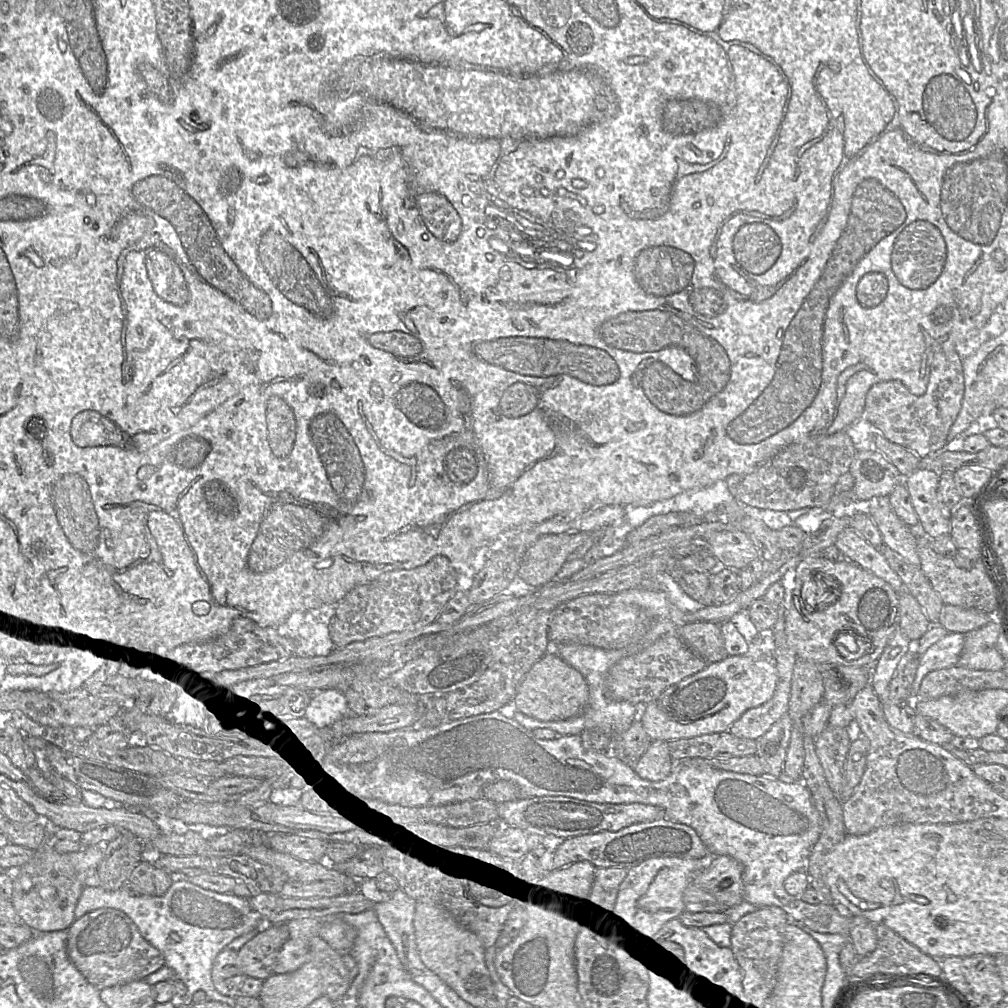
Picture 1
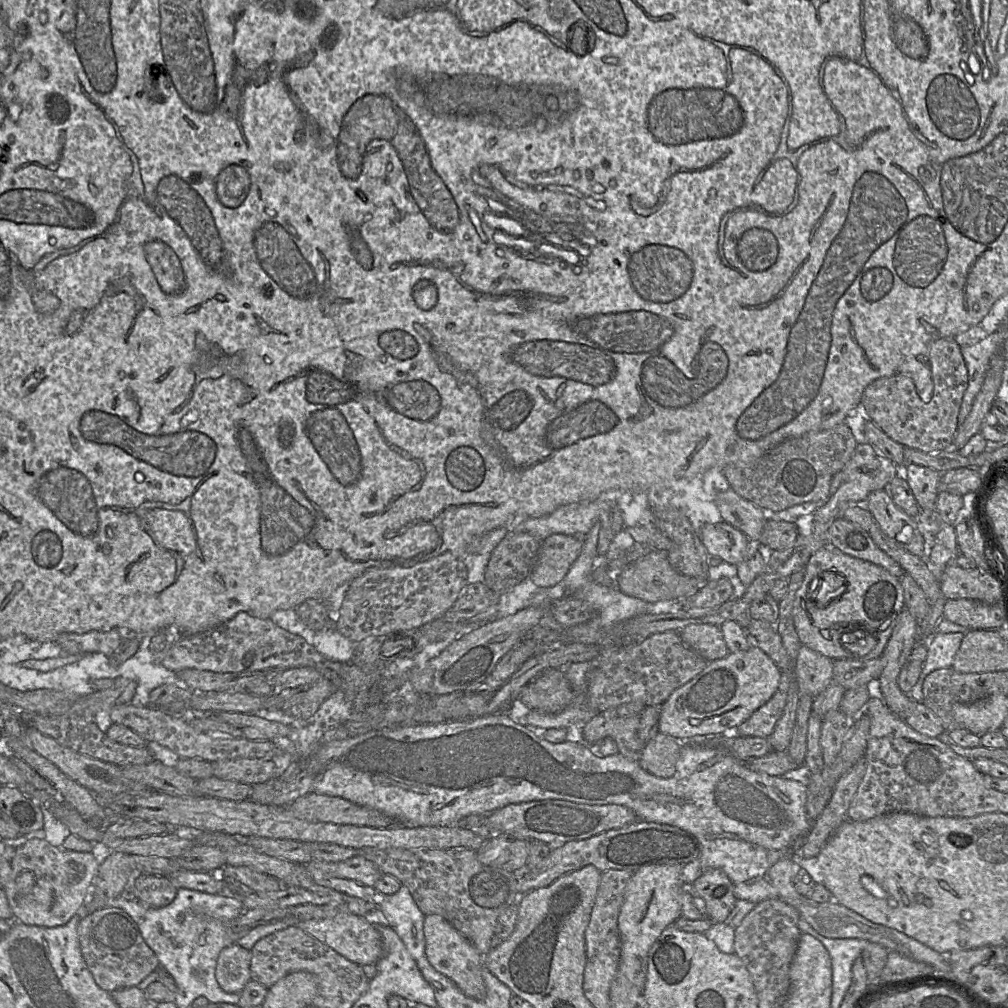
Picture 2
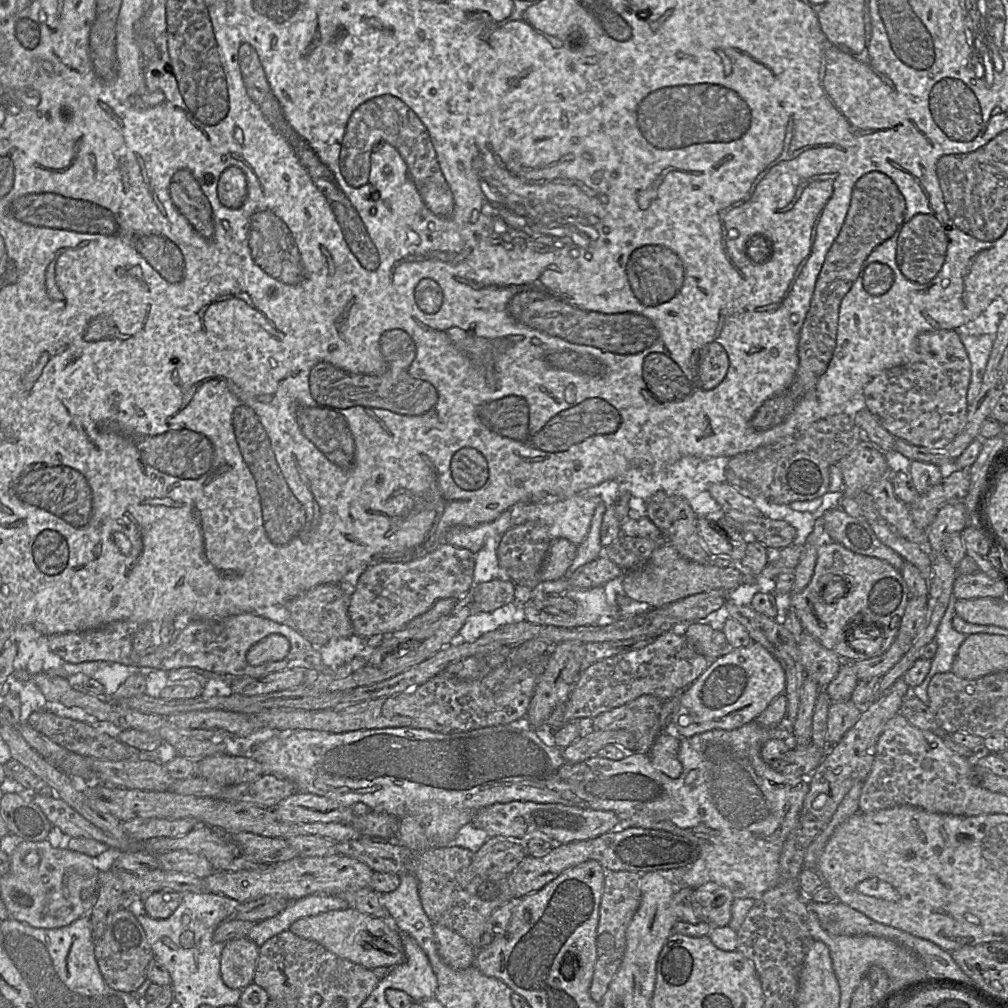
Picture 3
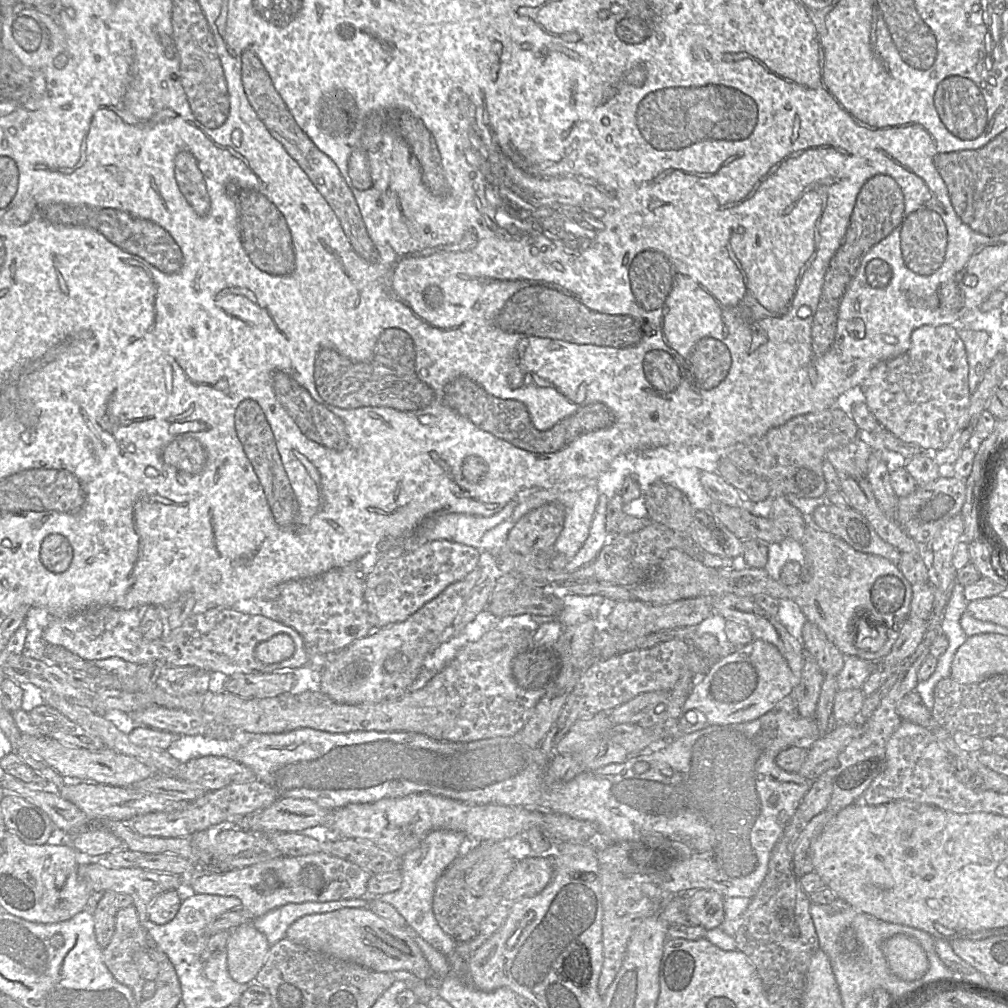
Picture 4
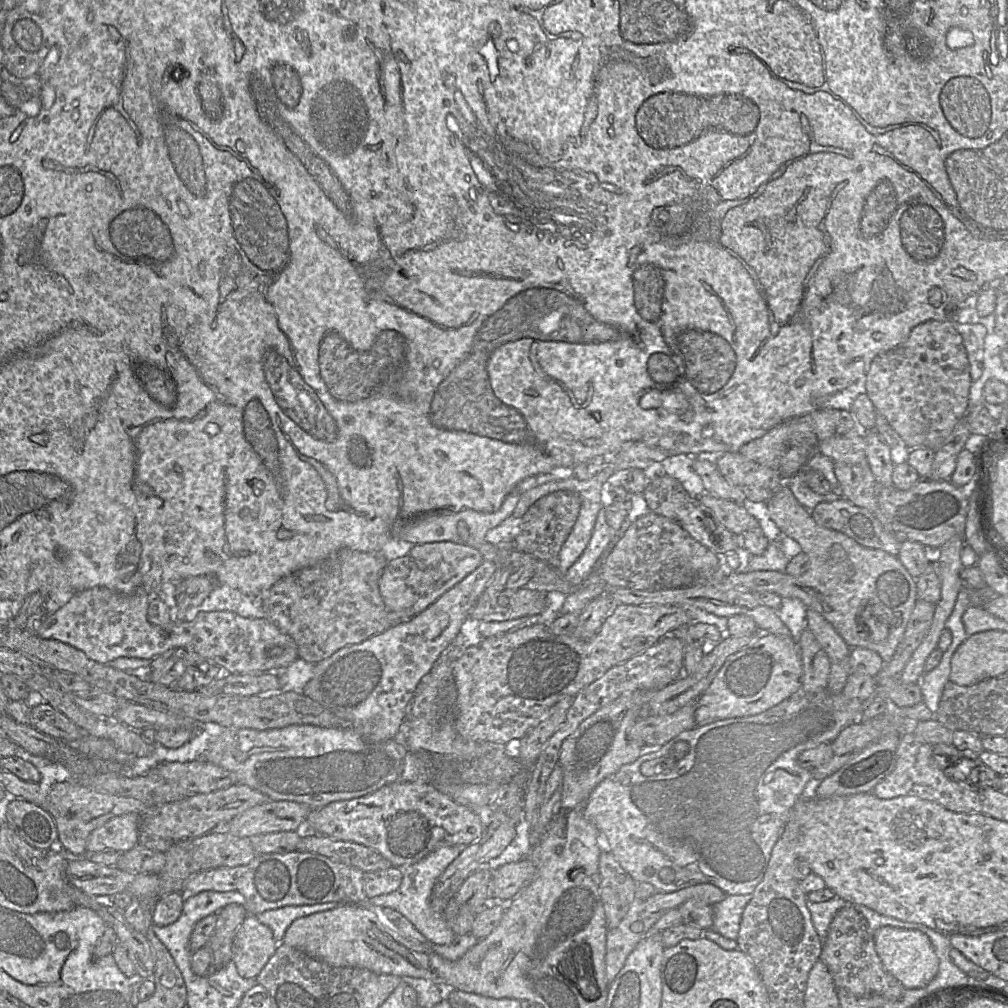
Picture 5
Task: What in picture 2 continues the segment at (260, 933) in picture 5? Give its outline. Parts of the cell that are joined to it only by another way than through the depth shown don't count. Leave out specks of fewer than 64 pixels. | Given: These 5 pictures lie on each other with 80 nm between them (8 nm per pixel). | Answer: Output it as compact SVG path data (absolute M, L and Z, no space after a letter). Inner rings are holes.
M233 943L219 954L215 978L226 993L241 993L251 980L251 950Z

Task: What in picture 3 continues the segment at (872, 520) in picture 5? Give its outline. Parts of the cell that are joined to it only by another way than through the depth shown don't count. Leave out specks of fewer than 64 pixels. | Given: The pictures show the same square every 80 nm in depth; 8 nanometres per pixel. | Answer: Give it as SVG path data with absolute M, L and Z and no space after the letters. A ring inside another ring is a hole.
M831 508L823 514L823 518L827 540L837 542L854 553L884 560L897 570L902 569L904 559L876 537L864 516L852 517L840 508Z

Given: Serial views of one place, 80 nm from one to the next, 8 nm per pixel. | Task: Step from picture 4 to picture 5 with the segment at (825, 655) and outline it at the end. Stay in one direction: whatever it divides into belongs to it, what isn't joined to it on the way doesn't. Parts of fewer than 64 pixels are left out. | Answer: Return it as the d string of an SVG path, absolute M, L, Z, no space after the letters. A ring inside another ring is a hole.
M807 609L807 628L814 634L831 663L848 661L851 648L821 614Z

